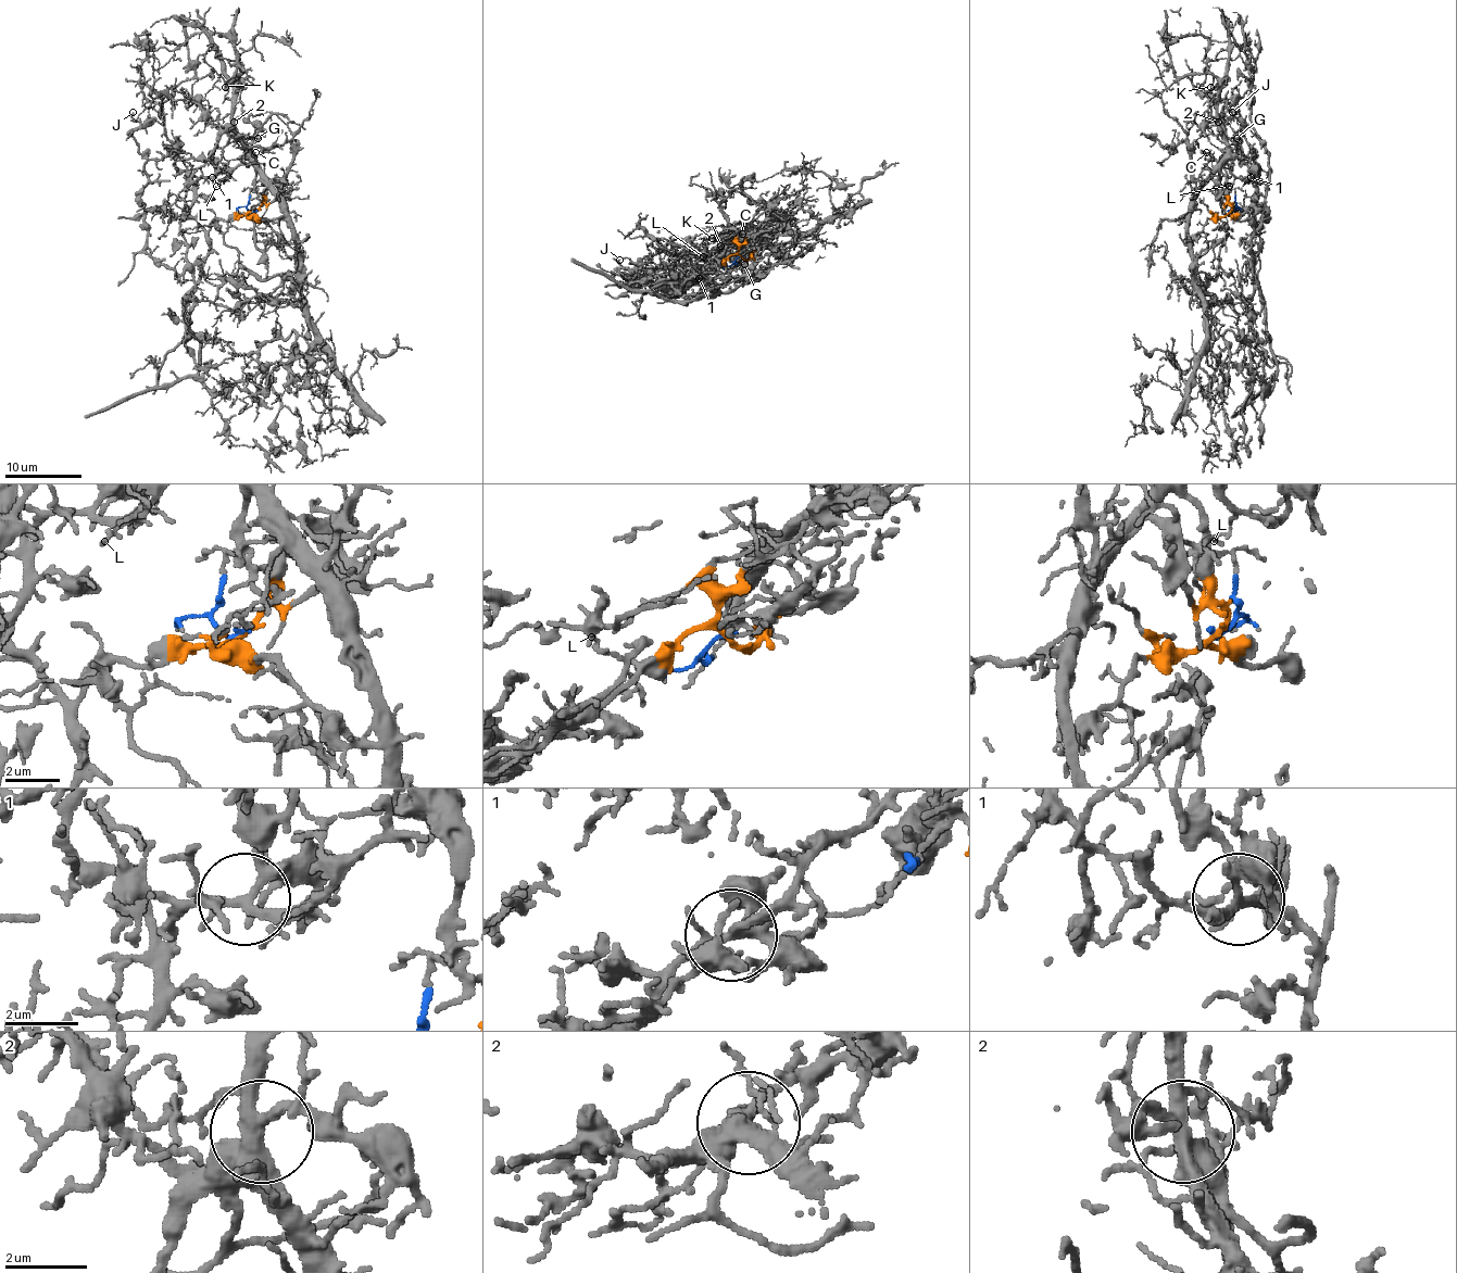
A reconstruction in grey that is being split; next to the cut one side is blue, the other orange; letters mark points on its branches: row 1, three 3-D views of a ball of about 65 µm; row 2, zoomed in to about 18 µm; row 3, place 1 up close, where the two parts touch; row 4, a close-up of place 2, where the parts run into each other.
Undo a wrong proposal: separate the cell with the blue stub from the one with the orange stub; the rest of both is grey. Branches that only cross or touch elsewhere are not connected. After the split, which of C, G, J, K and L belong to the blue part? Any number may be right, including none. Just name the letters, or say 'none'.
C, K, L

